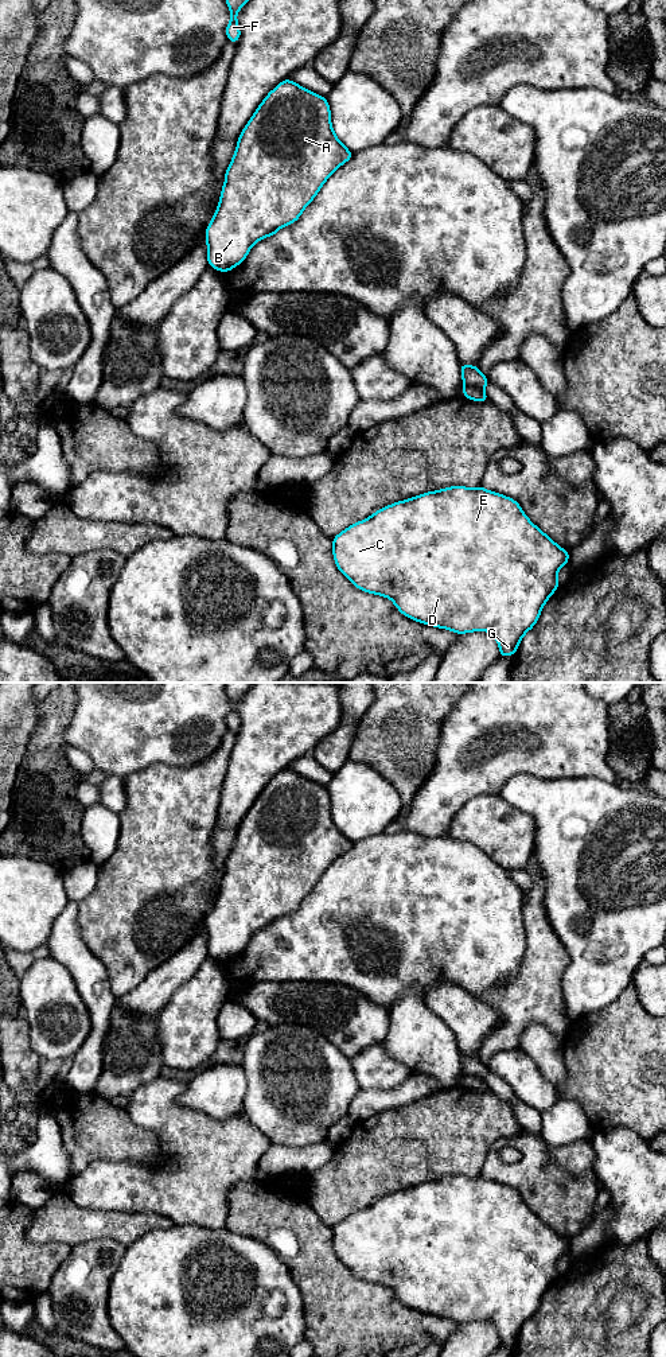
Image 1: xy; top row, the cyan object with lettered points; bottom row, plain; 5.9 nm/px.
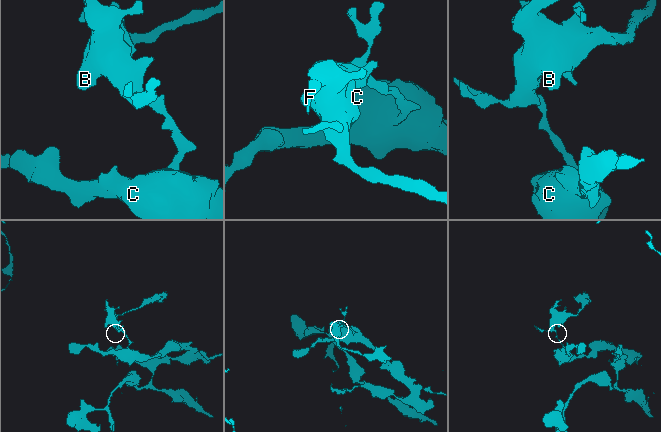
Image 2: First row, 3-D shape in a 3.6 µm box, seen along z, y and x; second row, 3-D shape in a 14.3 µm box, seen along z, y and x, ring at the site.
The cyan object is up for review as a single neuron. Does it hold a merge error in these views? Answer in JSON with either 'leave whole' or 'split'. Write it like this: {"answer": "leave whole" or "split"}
{"answer": "split"}

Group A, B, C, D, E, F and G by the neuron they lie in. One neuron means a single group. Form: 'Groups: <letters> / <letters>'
Groups: A B F / C D E G

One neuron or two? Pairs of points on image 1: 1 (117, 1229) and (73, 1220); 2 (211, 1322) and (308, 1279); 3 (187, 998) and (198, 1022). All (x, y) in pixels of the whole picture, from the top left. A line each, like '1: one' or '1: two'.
1: one
2: two
3: one

